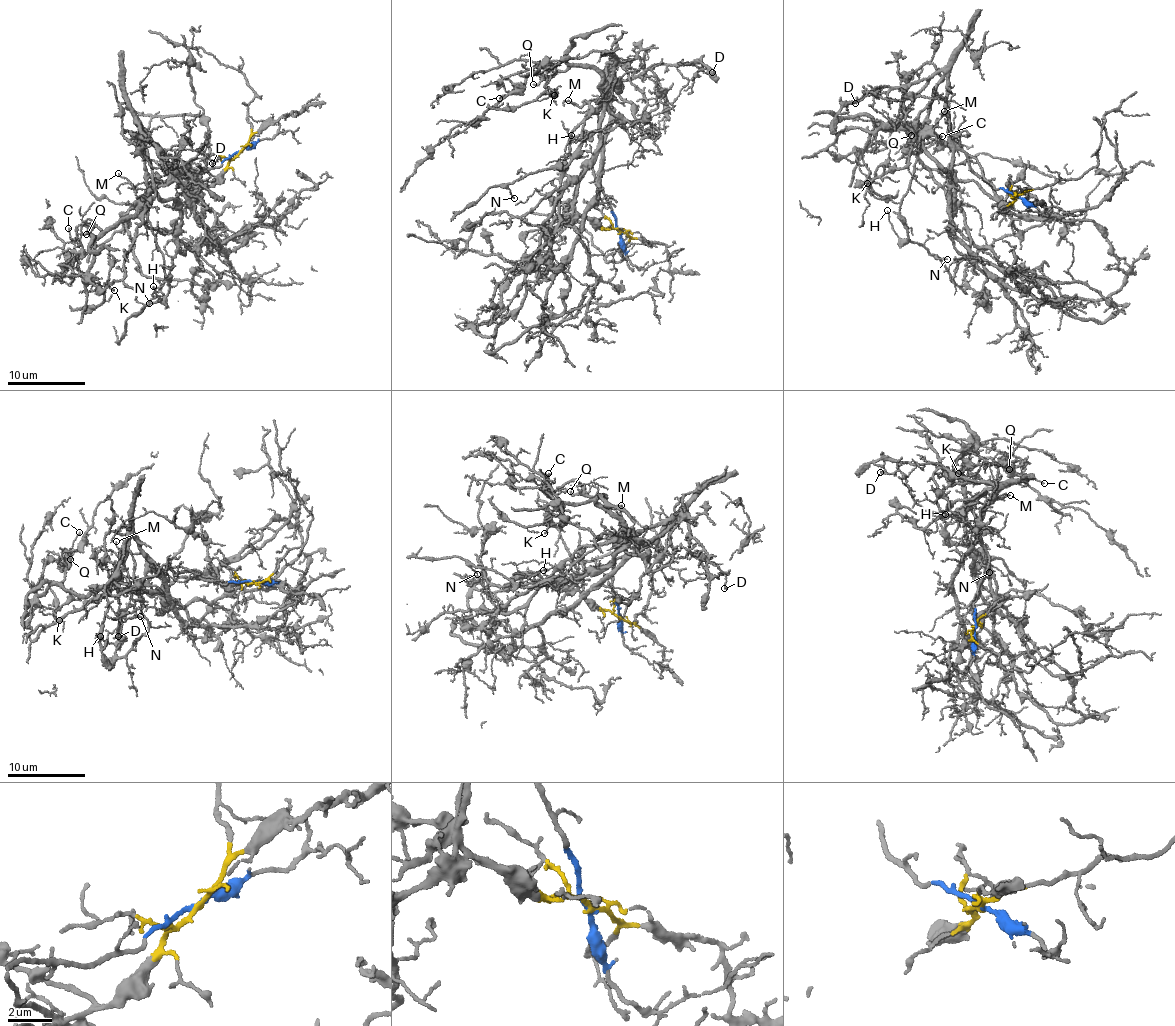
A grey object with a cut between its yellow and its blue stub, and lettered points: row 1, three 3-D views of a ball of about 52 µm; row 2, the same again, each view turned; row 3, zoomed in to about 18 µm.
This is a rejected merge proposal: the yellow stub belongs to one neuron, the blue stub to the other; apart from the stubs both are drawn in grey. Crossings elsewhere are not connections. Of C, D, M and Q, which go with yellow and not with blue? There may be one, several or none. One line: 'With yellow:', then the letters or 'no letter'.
With yellow: C, M, Q

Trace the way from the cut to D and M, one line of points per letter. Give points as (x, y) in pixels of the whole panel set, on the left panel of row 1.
D: (240, 151), (205, 172), (173, 174), (168, 154), (139, 127), (160, 156), (185, 163), (201, 152), (212, 164)
M: (240, 151), (210, 185), (189, 195), (179, 194), (174, 203), (171, 199), (167, 202), (133, 187), (118, 173)

